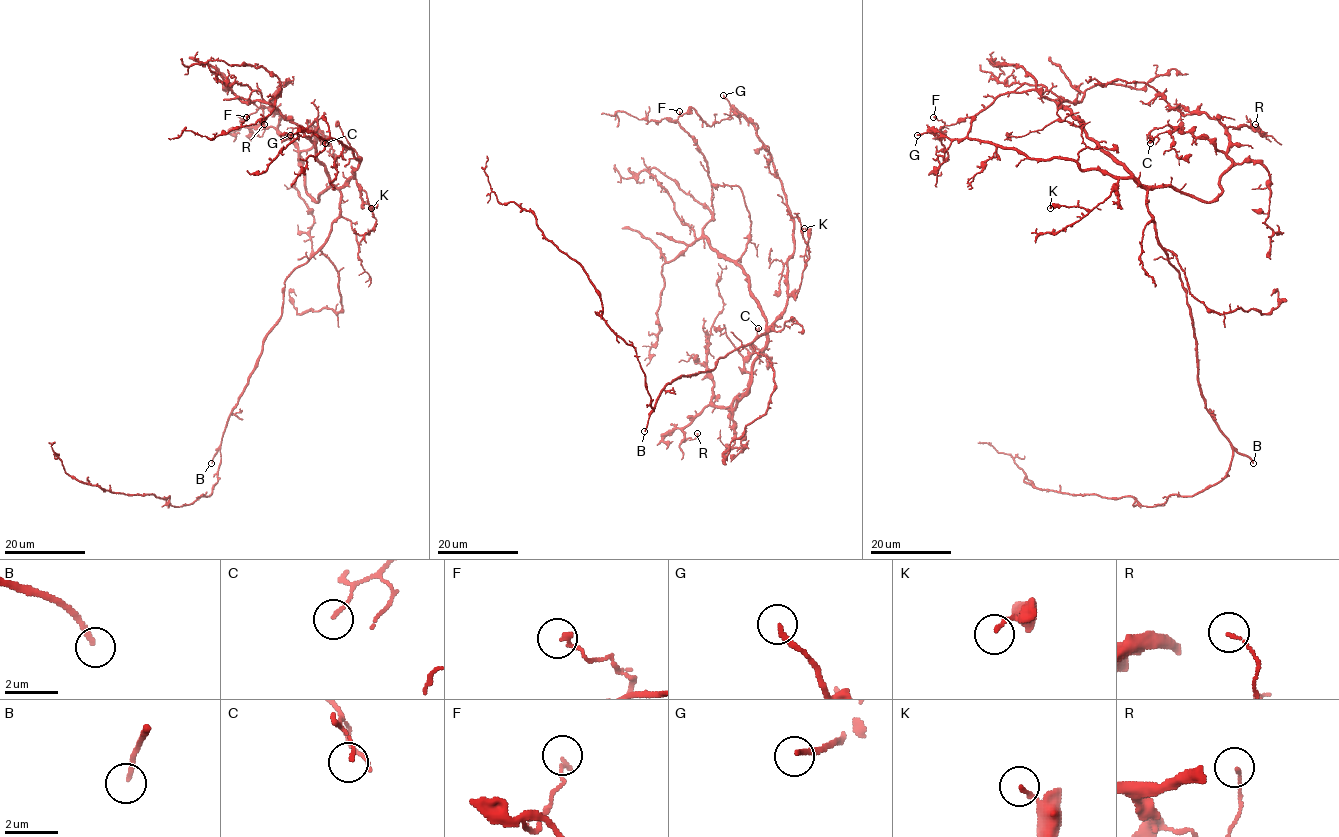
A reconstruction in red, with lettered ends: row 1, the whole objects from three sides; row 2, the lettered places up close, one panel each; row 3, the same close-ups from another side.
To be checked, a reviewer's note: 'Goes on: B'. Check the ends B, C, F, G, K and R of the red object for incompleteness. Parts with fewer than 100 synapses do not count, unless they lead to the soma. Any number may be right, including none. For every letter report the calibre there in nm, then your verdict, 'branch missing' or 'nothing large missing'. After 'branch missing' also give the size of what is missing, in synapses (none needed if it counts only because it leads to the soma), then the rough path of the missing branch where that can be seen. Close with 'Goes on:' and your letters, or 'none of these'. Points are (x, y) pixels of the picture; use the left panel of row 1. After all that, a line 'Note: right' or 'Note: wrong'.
B: 180 nm thick; branch missing; missing branch runs (211, 463), (210, 471), (201, 459), (199, 446), (188, 442), (178, 432), (178, 426), (166, 412)
C: 120 nm thick; nothing large missing
F: 140 nm thick; nothing large missing
G: 180 nm thick; nothing large missing
K: 160 nm thick; nothing large missing
R: 100 nm thick; nothing large missing
Goes on: B
Note: right

